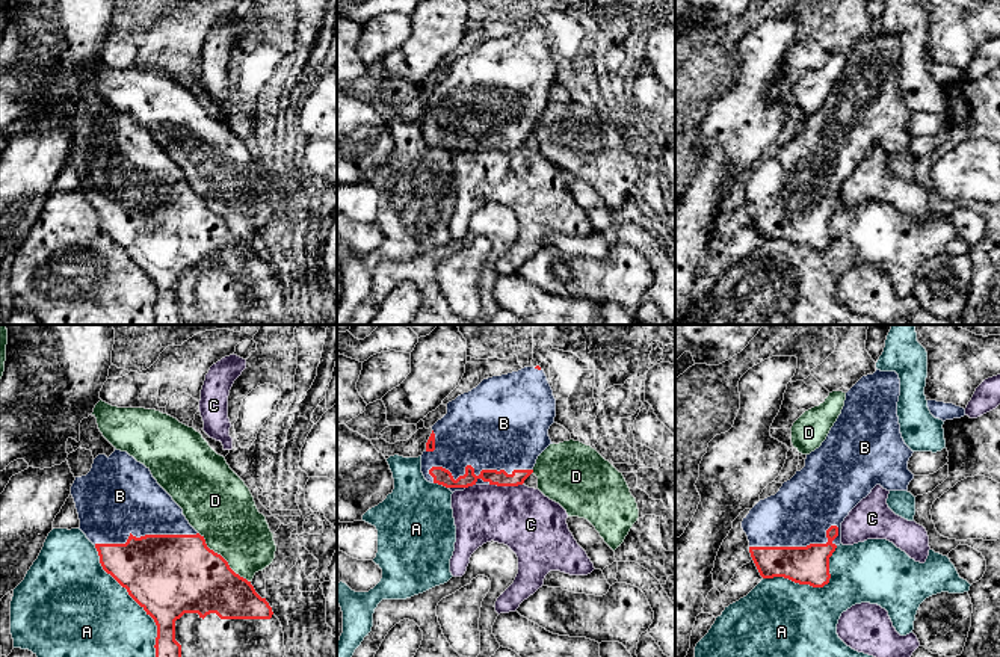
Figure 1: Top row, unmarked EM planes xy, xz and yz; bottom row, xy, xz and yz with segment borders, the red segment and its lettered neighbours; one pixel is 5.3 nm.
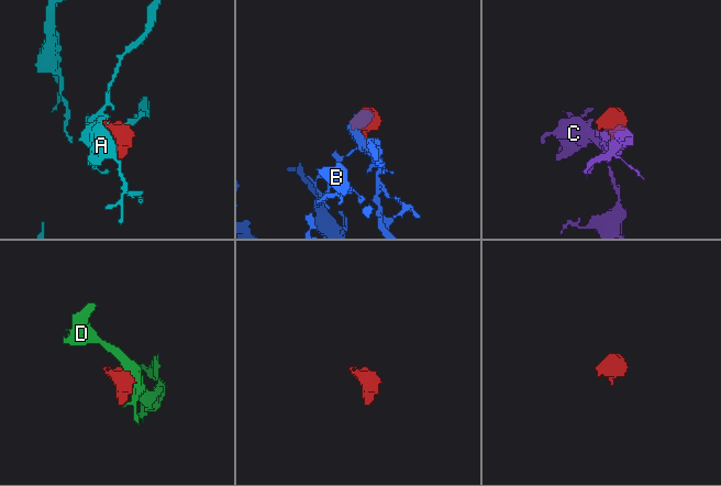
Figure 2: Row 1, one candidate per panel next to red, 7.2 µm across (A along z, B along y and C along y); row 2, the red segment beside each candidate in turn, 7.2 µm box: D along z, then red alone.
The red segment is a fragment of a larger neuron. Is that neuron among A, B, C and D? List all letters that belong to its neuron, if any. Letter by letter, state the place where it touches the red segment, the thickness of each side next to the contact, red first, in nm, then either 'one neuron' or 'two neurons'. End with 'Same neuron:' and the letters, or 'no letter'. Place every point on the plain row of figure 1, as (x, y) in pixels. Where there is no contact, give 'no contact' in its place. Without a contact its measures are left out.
A: contact xy (138, 265); calibres 440 and 500 nm; two neurons
B: contact xz (473, 135); calibres 90 and 440 nm; one neuron
C: contact xz (506, 147); calibres 80 and 340 nm; two neurons
D: contact xy (222, 219); calibres 420 and 340 nm; two neurons
Same neuron: B

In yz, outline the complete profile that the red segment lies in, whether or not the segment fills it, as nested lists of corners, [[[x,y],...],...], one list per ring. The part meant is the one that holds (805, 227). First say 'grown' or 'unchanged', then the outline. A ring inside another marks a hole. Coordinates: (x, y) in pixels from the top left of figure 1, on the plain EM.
grown | [[[896,33],[863,38],[847,54],[844,68],[805,128],[782,145],[775,157],[760,162],[742,183],[751,219],[763,240],[784,239],[799,246],[829,245],[829,219],[841,205],[841,184],[876,147],[908,153],[912,112],[905,106],[897,79],[900,41]]]

